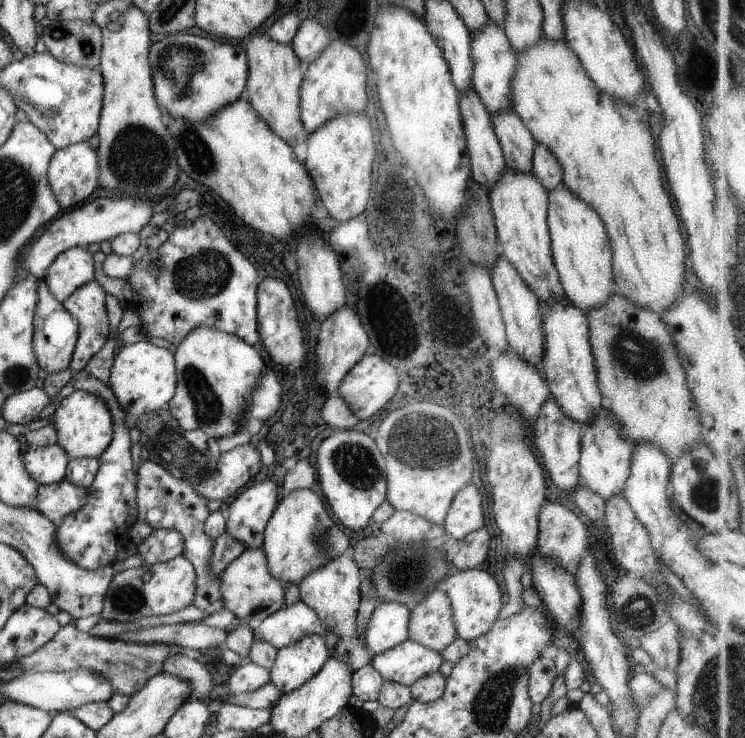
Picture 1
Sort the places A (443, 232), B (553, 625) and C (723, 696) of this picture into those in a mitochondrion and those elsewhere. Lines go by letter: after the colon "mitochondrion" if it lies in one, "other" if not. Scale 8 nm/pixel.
A: other
B: other
C: mitochondrion

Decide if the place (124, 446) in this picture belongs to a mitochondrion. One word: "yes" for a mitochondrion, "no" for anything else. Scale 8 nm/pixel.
no

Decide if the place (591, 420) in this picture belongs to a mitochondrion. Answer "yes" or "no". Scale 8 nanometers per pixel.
no

